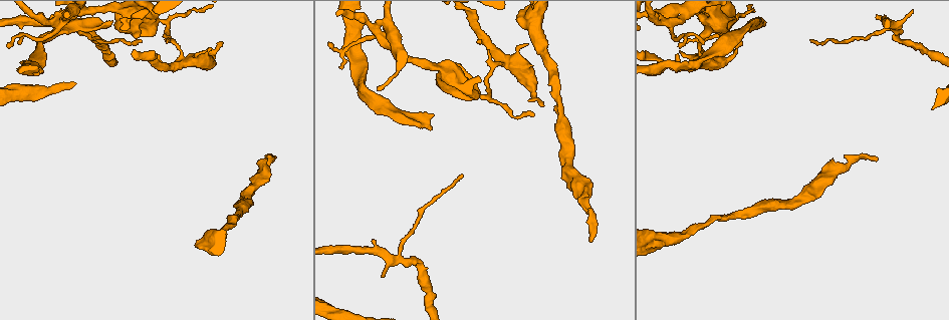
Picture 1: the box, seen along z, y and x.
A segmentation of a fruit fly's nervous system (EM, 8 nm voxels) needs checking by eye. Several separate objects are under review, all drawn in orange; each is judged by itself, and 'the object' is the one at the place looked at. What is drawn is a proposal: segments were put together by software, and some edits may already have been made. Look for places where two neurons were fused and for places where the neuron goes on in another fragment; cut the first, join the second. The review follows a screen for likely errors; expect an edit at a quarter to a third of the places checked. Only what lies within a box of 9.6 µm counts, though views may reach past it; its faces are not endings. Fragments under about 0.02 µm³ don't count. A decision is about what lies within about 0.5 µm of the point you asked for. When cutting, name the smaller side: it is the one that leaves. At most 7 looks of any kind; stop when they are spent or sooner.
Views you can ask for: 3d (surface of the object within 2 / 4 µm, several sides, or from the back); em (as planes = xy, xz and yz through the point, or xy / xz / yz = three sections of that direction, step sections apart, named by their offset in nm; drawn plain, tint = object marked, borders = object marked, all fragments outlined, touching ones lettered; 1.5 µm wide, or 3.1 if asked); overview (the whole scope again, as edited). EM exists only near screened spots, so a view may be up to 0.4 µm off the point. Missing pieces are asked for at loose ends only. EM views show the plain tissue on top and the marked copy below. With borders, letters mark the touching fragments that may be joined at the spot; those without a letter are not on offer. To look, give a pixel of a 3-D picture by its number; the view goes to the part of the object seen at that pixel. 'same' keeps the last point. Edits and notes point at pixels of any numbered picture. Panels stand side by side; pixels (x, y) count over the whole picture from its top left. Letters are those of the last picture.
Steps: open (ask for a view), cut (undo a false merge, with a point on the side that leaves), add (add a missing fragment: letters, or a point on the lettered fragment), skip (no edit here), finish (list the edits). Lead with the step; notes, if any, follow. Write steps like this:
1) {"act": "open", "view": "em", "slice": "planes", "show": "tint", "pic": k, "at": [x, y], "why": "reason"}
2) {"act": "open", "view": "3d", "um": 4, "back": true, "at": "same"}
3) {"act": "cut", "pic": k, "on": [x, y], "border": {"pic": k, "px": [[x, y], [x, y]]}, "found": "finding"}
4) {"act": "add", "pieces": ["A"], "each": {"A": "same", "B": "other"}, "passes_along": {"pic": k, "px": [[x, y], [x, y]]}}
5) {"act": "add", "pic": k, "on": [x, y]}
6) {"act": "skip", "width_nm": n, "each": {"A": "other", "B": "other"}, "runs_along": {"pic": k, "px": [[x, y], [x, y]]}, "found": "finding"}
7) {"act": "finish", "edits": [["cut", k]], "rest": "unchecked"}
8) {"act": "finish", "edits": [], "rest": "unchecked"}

{"act": "open", "view": "em", "slice": "planes", "show": "borders", "pic": 1, "at": [505, 66], "why": "three arms meet"}

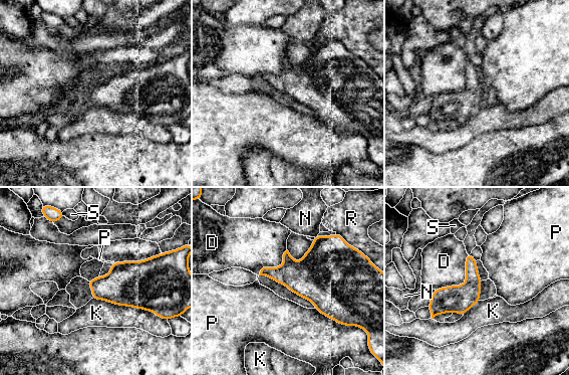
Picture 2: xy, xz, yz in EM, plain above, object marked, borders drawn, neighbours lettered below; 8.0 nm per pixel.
{"act": "skip", "width_nm": 200, "longest_contact_nm": ["K", 600], "each": {"D": "other", "K": "other", "N": "other", "P": "other", "R": "other", "S": "other"}, "found": "all the same neuron"}

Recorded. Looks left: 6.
{"act": "open", "view": "em", "slice": "planes", "show": "borders", "pic": 1, "at": [40, 59], "why": "thin neck"}

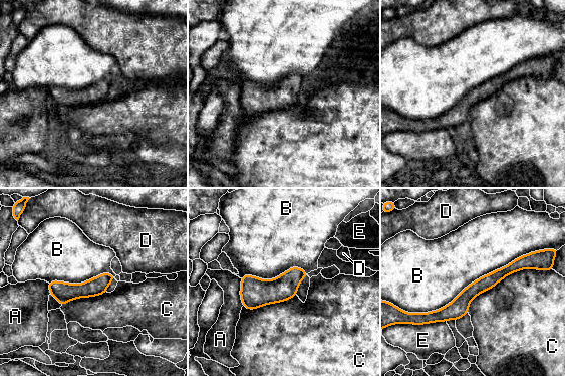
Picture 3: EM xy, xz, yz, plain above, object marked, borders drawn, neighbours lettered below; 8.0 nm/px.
{"act": "skip", "each": {"A": "other", "B": "other", "C": "other", "D": "other", "E": "other"}, "runs_along": {"pic": 3, "px": [[530, 266], [515, 265], [452, 311], [430, 315]]}, "found": "continuous, no second neuron"}

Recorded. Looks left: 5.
{"act": "open", "view": "3d", "um": 4, "back": true, "pic": 1, "at": [591, 239], "why": "branch stops here"}

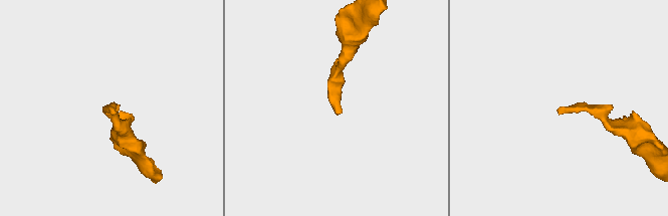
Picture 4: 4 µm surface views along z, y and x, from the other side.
{"act": "open", "view": "em", "slice": "planes", "show": "borders", "pic": 4, "at": [559, 114], "why": "need the tissue"}

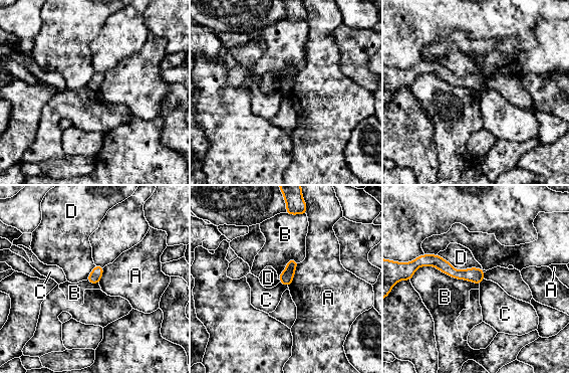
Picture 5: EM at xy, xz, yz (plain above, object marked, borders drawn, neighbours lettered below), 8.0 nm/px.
{"act": "skip", "each": {"A": "other", "B": "other", "C": "other", "D": "other"}, "border": {"pic": 5, "px": [[279, 283], [287, 287]]}, "found": "none of them fits"}

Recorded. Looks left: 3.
{"act": "finish", "edits": [], "rest": "unchecked"}

